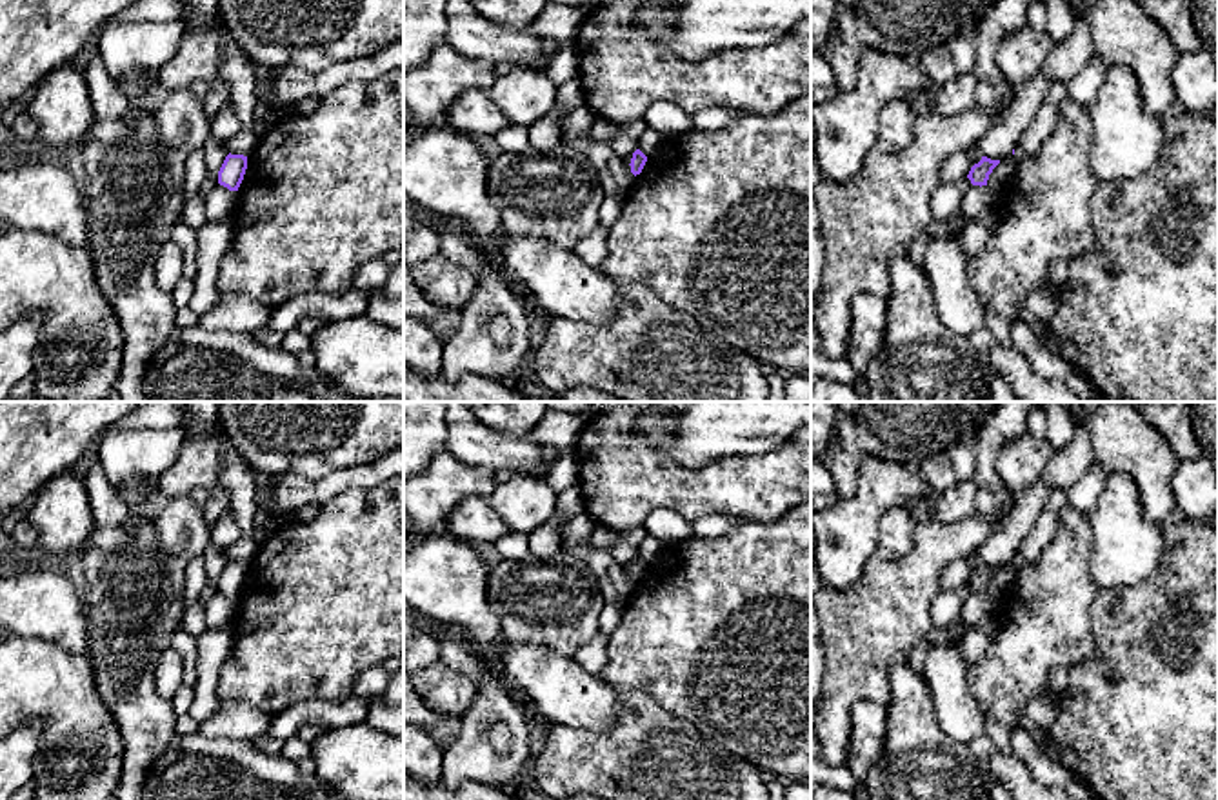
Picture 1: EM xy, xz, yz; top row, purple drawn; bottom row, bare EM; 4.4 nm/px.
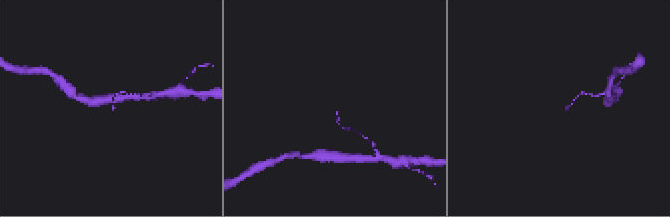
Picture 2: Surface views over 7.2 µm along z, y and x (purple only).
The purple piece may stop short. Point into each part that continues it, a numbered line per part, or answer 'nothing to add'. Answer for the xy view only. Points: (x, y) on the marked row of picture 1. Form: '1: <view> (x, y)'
nothing to add

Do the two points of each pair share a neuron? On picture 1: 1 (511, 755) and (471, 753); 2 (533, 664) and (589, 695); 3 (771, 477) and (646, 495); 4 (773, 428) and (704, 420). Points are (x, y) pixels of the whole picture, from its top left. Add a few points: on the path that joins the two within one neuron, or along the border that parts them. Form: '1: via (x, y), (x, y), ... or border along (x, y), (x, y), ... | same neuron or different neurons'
1: via (502, 757), (480, 757) | same neuron
2: via (548, 679), (564, 693), (575, 695) | same neuron
3: via (740, 486), (677, 490) | same neuron
4: via (757, 420), (720, 420) | same neuron

